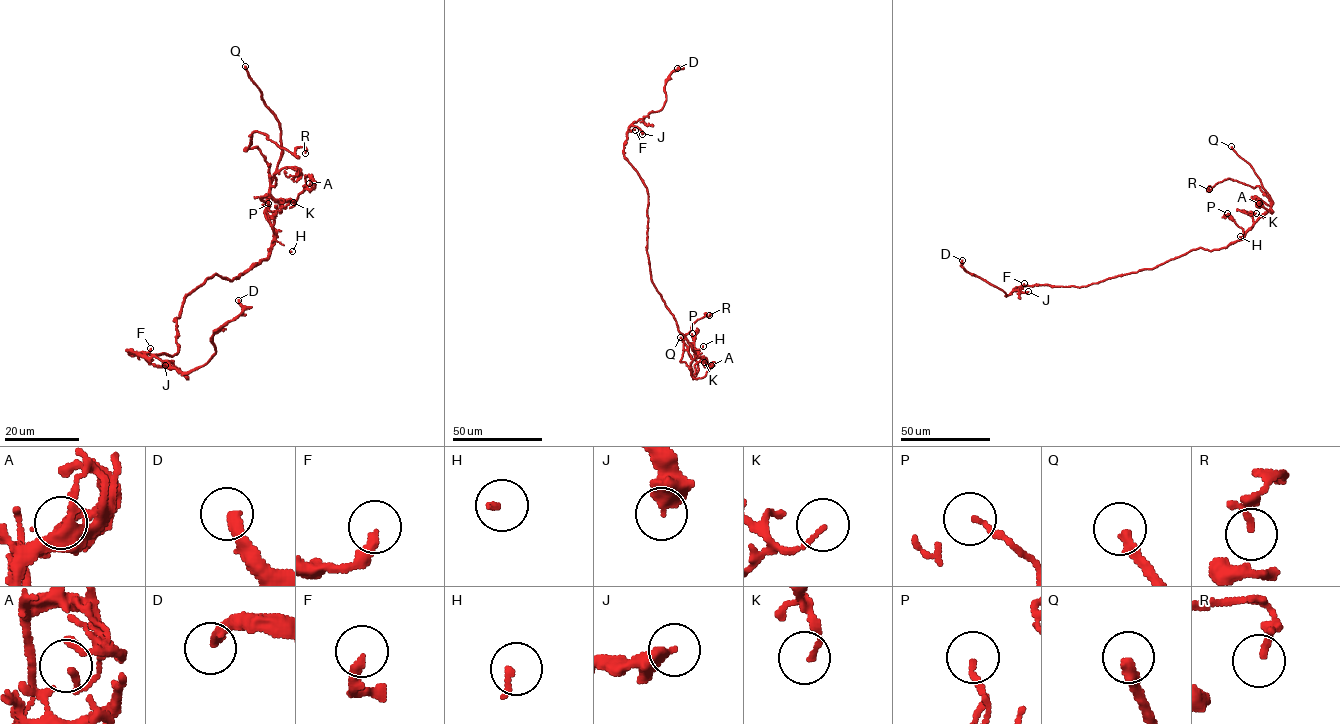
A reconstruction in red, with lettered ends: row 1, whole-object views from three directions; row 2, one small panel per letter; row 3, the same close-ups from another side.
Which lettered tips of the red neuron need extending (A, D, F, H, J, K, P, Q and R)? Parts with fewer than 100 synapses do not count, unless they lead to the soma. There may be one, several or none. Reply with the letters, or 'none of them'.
D, Q

